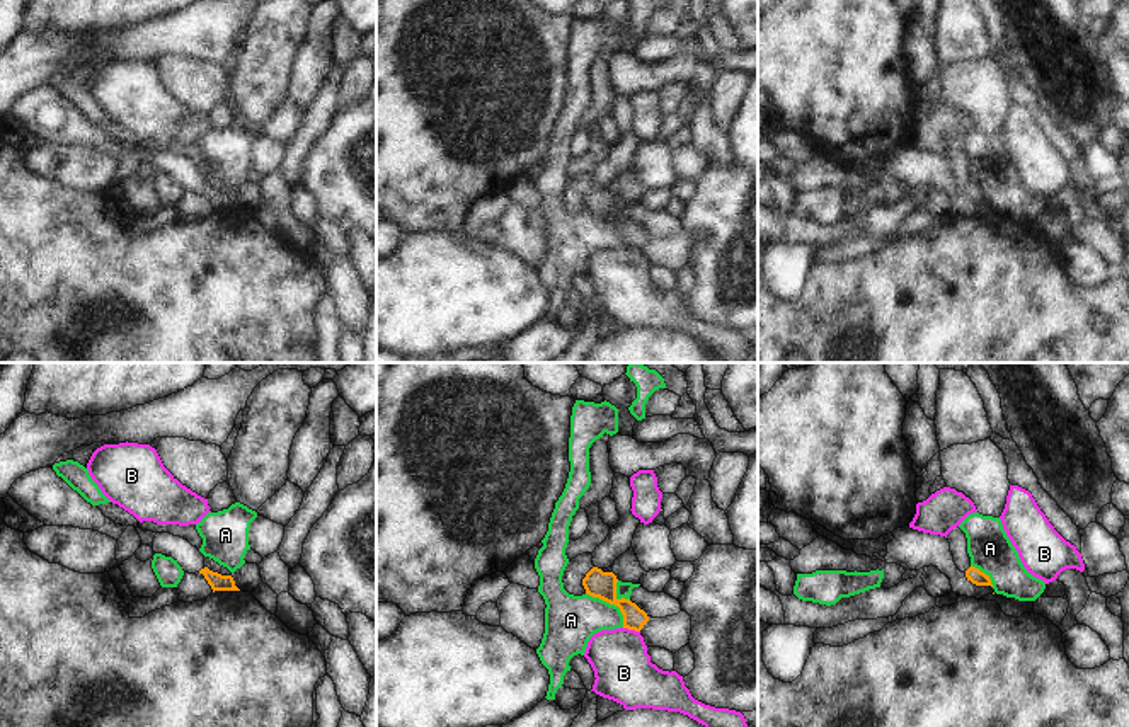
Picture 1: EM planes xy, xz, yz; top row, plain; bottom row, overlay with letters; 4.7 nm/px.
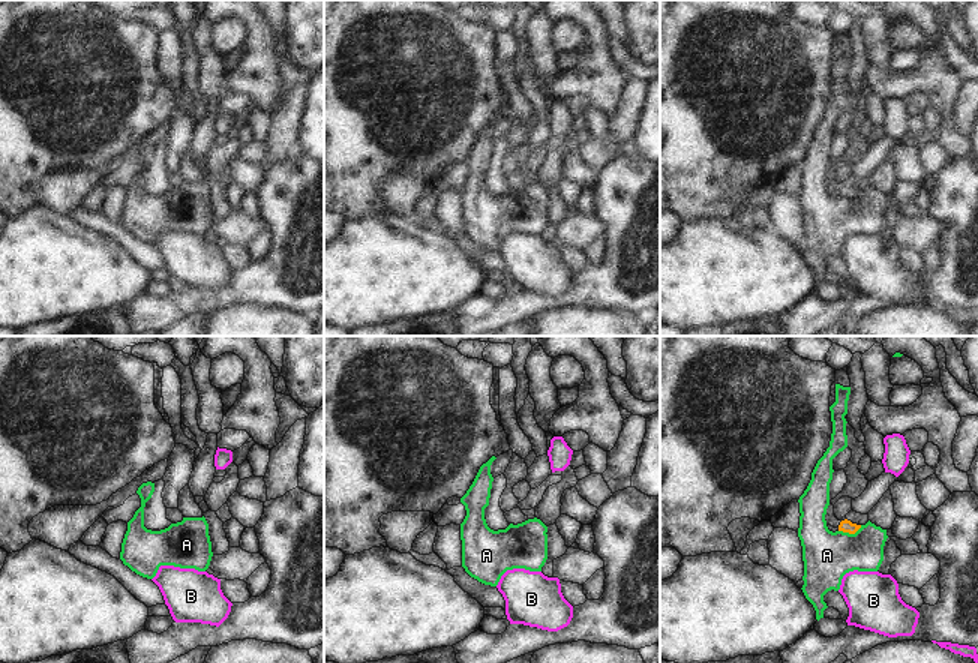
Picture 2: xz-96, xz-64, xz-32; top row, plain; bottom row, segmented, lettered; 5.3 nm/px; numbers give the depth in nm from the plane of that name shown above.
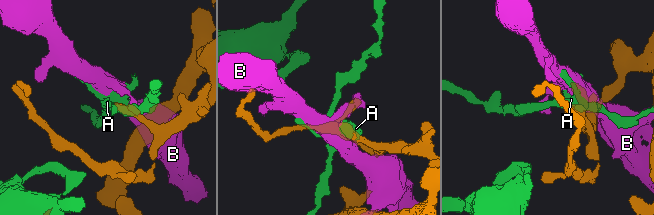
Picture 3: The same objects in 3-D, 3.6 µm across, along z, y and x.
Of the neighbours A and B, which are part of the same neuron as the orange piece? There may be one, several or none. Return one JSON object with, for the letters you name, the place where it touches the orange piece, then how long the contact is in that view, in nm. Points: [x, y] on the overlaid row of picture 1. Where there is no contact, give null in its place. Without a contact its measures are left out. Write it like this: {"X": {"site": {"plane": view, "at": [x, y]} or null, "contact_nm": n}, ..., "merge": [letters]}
{"merge": []}

